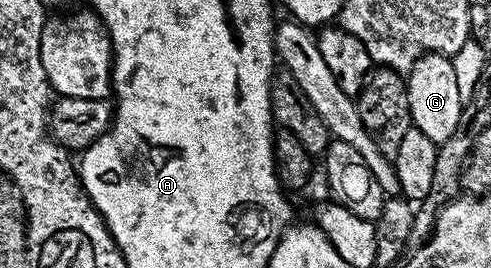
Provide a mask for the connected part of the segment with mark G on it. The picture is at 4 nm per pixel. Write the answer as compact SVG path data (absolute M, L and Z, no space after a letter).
M426 51L413 62L408 73L407 100L412 128L423 131L427 139L440 147L444 141L451 139L451 135L457 132L463 121L463 96L456 86L452 60L440 51Z

